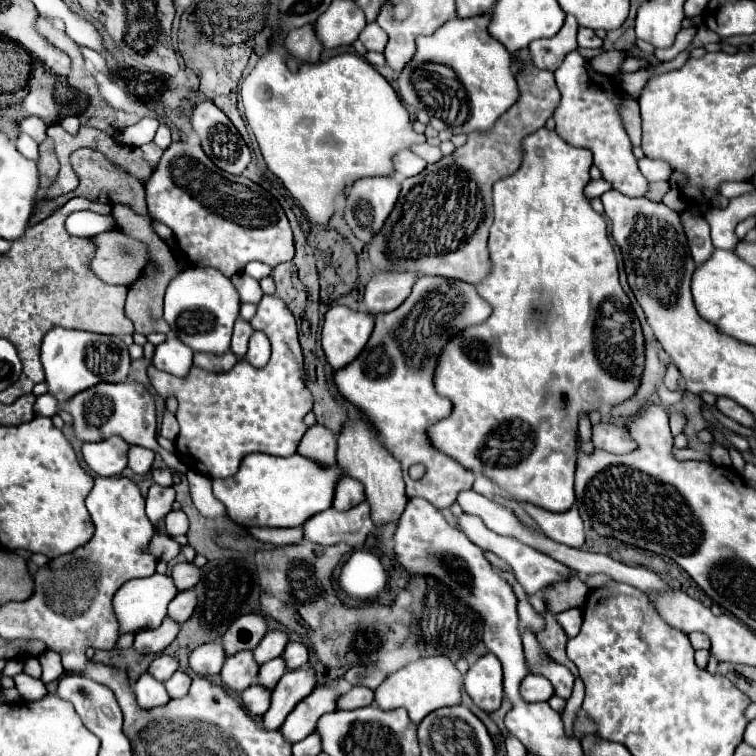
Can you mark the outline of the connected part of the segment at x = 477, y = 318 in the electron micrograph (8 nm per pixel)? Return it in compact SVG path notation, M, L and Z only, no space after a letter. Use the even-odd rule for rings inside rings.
M437 275L419 277L411 295L397 309L377 315L365 351L349 363L349 367L343 367L333 375L339 393L363 411L379 431L381 443L403 465L407 497L423 497L437 509L451 507L457 501L457 495L471 489L475 481L473 471L461 467L453 457L429 443L427 429L453 411L453 403L447 397L437 395L433 385L437 359L453 333L479 325L489 315L491 305L481 299L471 283ZM417 463L425 465L427 471L415 481L409 477L409 467Z

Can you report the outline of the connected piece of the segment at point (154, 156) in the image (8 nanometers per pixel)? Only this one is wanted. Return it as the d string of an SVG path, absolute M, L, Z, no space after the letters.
M147 143L147 145L143 145L141 149L143 149L143 157L149 161L149 165L151 165L151 167L157 167L157 163L159 163L159 159L161 159L161 155L163 155L163 149L157 147L155 143Z

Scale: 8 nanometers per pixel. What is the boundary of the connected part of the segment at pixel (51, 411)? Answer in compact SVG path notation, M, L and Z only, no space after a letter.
M45 393L45 395L37 397L37 401L35 401L35 415L39 413L45 417L53 417L59 413L59 409L61 409L61 403L57 399L53 399L51 393Z

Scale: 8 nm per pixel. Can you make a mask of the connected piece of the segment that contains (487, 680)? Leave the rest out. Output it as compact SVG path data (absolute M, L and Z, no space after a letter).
M493 653L479 657L465 673L463 683L477 707L483 711L499 709L503 701L503 669Z

